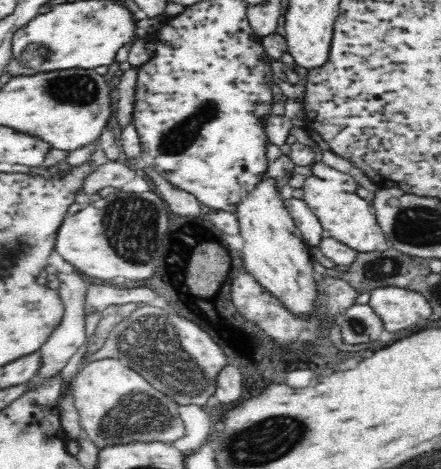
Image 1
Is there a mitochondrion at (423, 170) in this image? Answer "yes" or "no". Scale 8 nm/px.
no

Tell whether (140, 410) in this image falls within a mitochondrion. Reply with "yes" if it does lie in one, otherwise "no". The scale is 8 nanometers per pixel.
yes

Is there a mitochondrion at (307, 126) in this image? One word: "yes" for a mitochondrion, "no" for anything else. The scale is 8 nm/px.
no

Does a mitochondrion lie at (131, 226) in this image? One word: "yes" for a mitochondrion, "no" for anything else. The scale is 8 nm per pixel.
yes

